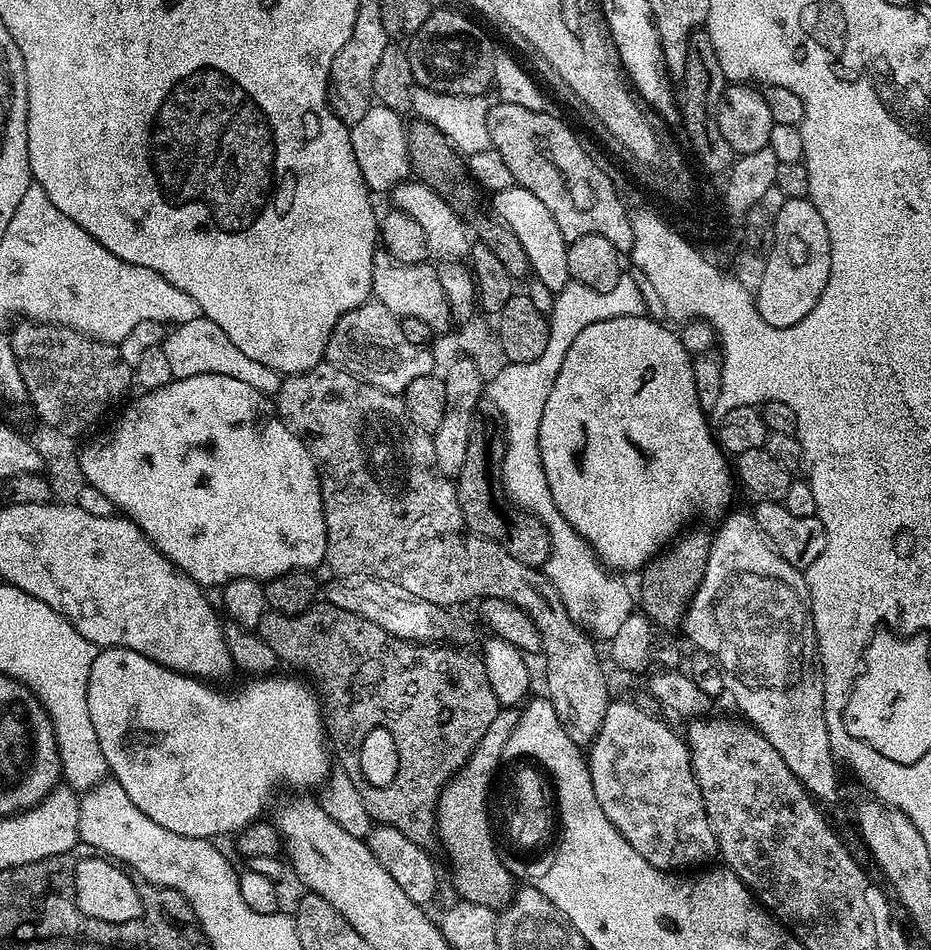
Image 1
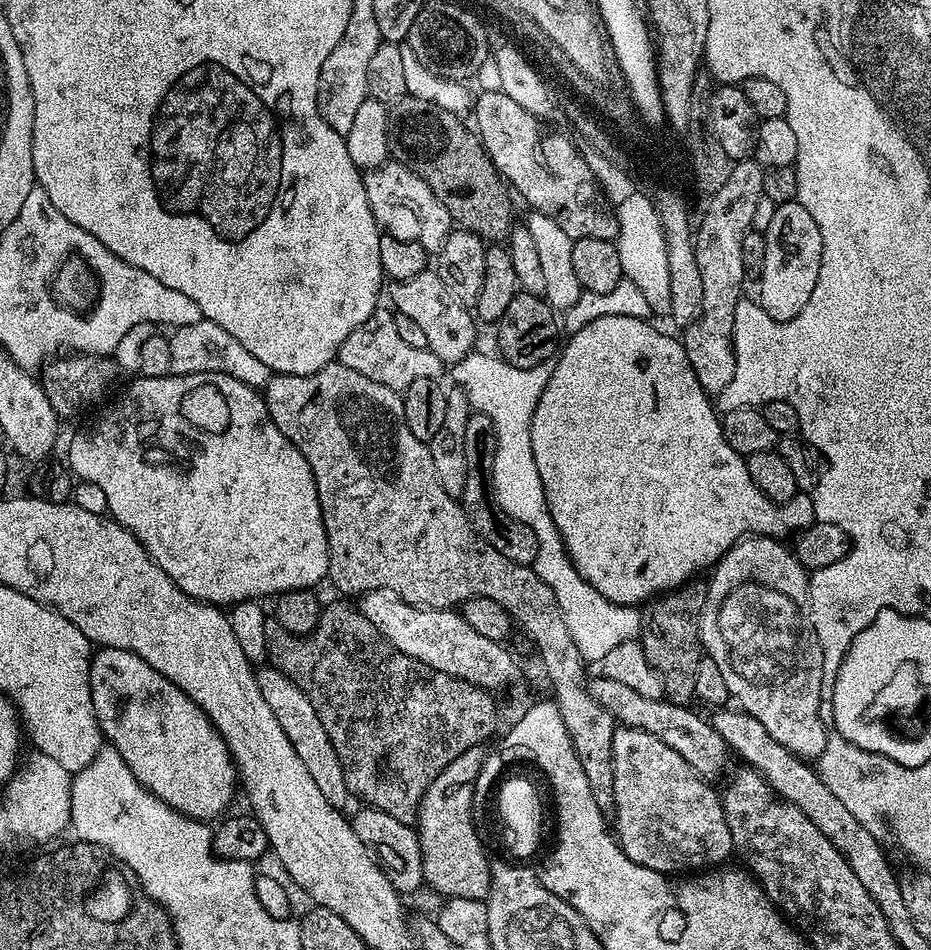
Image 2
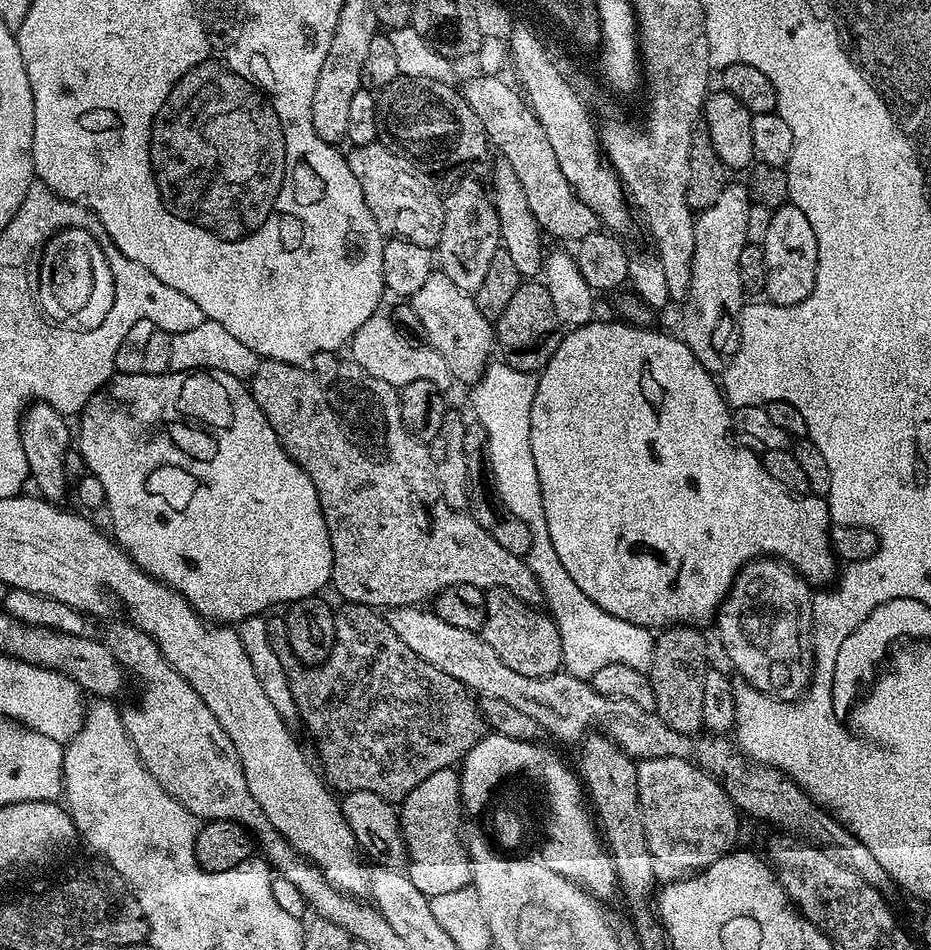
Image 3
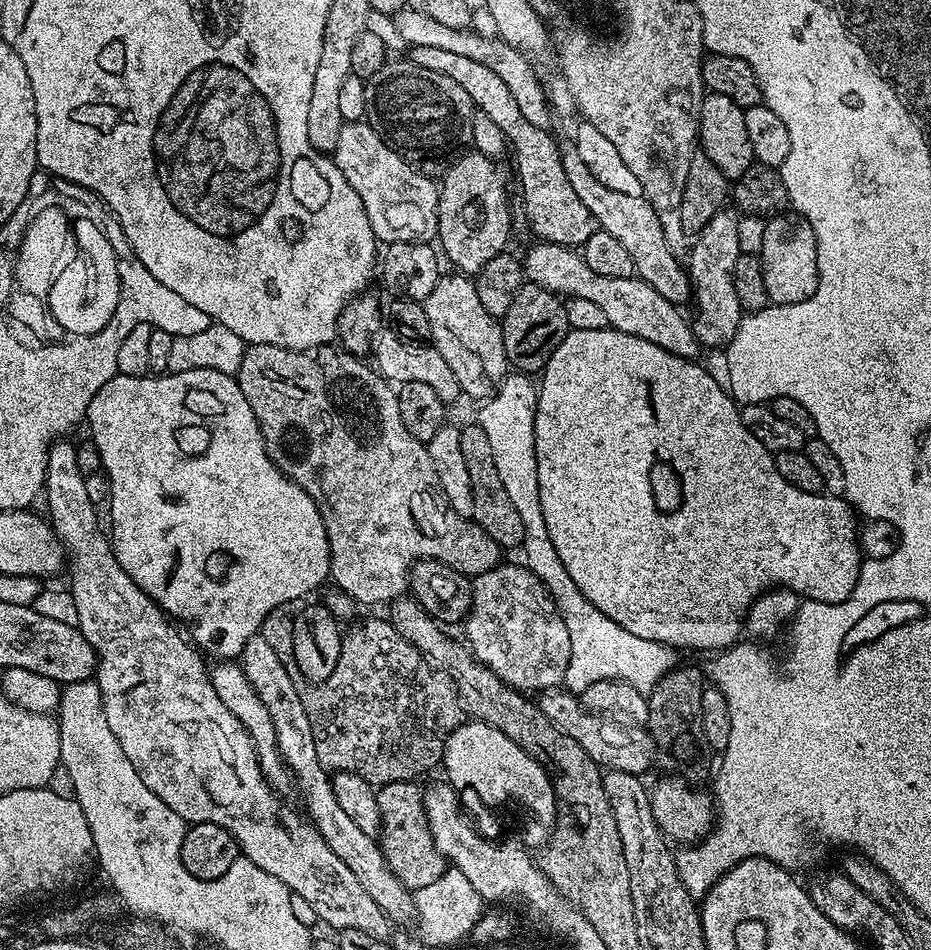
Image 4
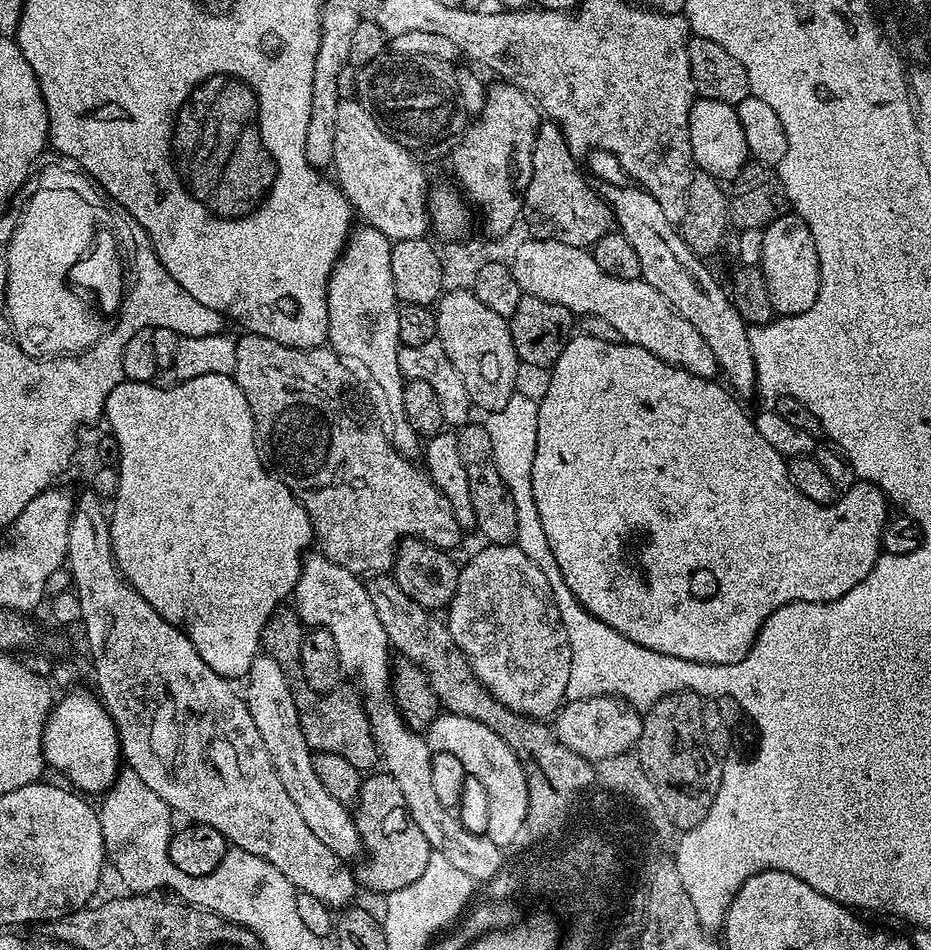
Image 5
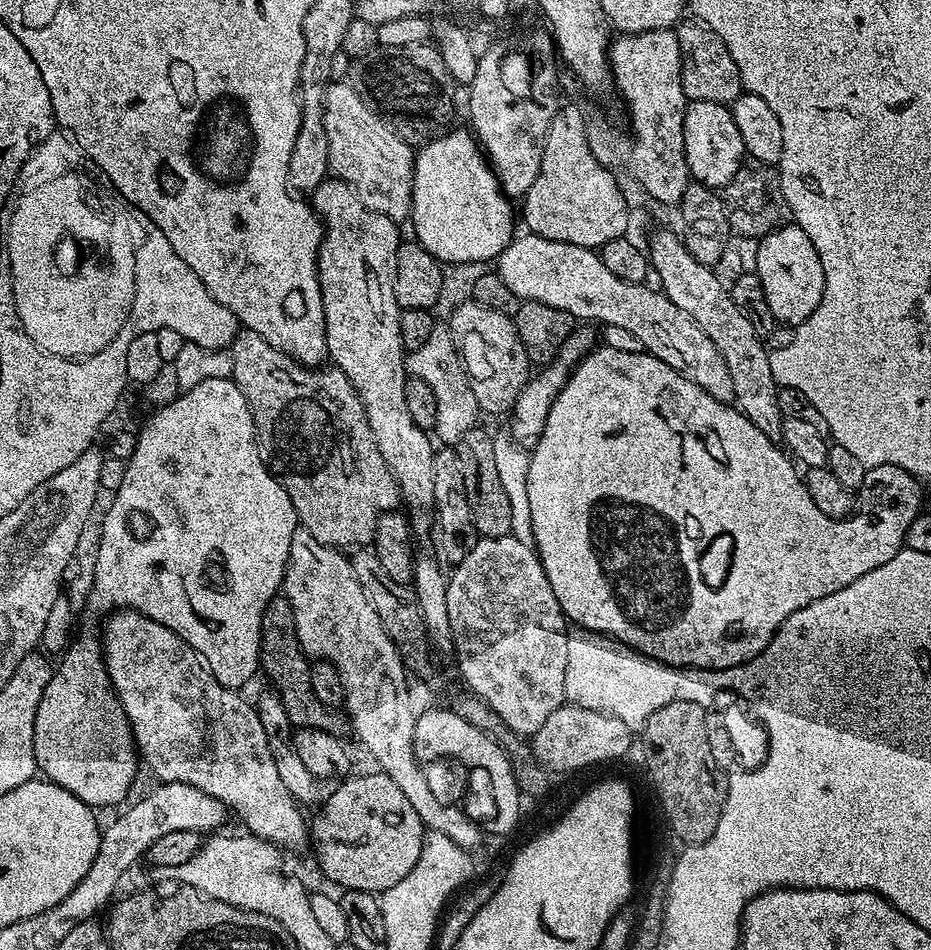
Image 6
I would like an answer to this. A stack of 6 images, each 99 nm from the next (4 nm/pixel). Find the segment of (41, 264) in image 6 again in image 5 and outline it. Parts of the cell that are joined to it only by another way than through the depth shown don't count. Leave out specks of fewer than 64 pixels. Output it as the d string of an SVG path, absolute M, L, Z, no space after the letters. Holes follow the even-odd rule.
M67 167L48 168L41 174L32 197L18 212L14 238L10 238L6 315L20 351L29 354L79 354L95 346L102 335L101 317L84 305L84 296L69 284L71 268L92 247L100 224L100 208L96 203L102 200L102 196L97 185L83 171Z

